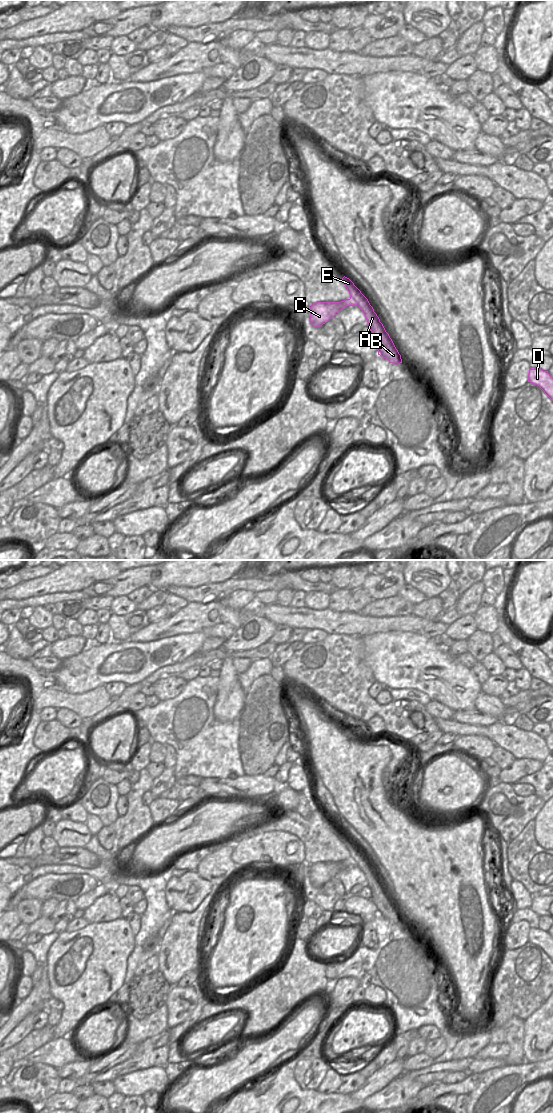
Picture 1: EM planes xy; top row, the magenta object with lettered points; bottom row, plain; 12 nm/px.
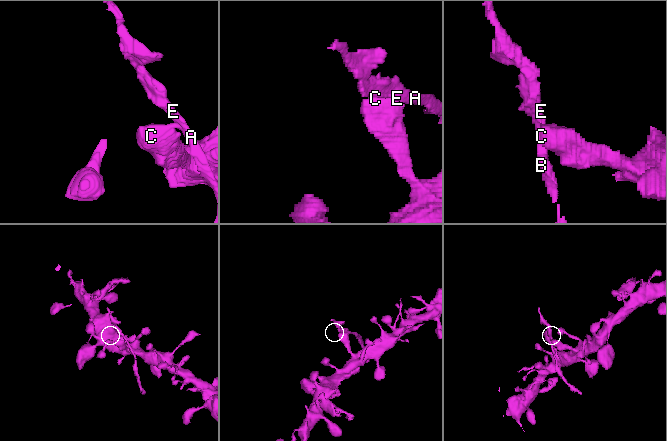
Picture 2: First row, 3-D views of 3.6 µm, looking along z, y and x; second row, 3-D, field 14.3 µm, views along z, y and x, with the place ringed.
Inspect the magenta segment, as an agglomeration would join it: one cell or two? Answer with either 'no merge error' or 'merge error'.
no merge error

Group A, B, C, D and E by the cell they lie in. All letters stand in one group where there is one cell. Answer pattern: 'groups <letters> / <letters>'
groups A B C D E

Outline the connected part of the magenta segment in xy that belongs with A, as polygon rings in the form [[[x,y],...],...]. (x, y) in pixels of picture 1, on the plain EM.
[[[344,836],[342,841],[350,854],[350,858],[341,862],[317,862],[311,865],[311,884],[314,887],[321,887],[347,866],[358,866],[365,874],[365,878],[368,882],[367,886],[372,892],[371,900],[378,910],[378,915],[395,925],[402,923],[401,915],[396,909],[389,894],[386,892],[383,884],[380,882],[379,877],[374,872],[368,859],[349,838]]]

